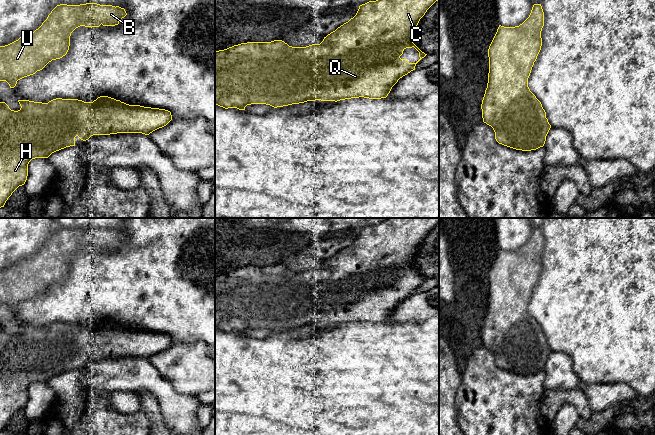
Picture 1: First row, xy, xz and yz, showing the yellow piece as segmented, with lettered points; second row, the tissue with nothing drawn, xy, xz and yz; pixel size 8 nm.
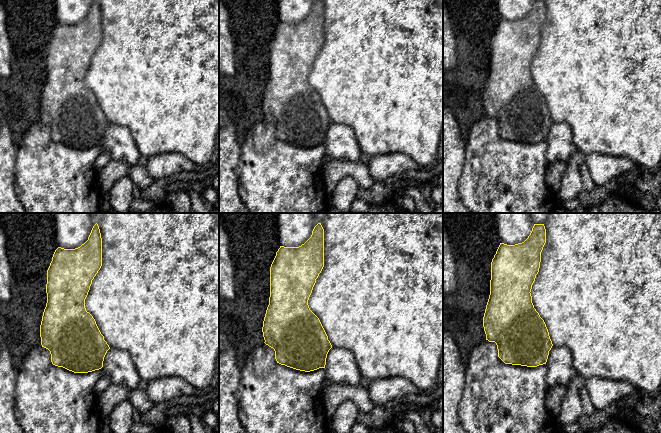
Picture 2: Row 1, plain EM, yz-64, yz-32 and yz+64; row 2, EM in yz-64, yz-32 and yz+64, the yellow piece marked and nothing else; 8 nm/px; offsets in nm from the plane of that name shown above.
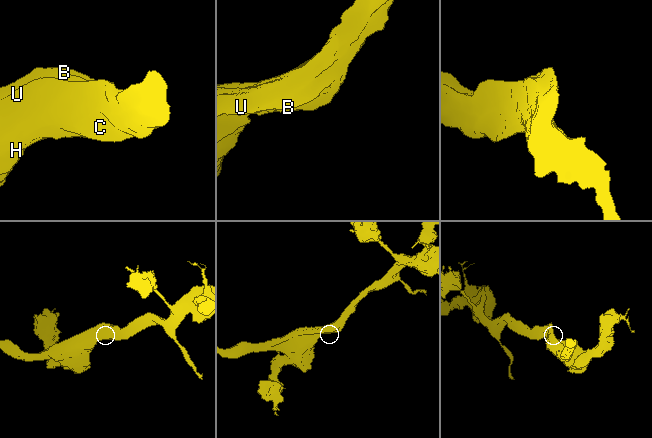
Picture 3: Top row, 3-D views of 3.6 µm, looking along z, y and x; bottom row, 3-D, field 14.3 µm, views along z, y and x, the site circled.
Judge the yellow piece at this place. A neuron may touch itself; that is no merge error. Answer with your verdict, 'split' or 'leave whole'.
leave whole

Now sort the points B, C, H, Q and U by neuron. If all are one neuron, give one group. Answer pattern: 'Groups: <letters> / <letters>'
Groups: B C H Q U

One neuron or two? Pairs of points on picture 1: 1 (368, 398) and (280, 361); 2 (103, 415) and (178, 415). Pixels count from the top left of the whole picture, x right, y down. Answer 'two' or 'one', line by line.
1: one
2: two

